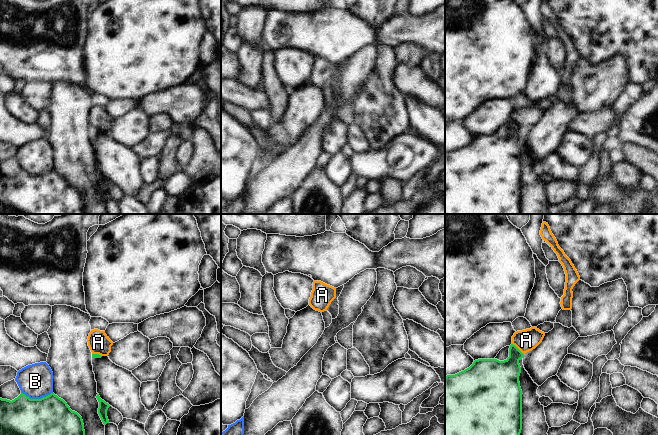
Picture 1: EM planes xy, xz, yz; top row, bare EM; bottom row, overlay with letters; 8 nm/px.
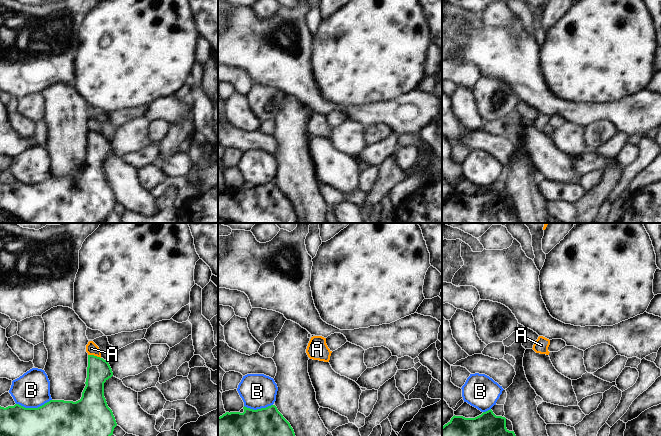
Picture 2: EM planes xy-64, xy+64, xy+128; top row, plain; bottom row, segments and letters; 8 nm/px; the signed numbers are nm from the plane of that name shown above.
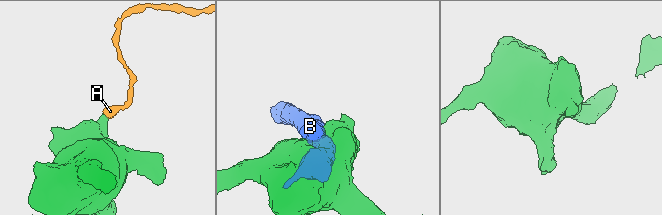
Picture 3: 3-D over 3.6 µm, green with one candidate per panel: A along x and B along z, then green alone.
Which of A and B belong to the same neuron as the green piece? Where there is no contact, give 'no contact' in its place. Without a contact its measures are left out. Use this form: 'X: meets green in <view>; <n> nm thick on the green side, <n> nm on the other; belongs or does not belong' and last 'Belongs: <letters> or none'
A: meets green in yz; 260 nm thick on the green side, 180 nm on the other; does not belong
B: meets green in xy; 500 nm thick on the green side, 280 nm on the other; does not belong
Belongs: none

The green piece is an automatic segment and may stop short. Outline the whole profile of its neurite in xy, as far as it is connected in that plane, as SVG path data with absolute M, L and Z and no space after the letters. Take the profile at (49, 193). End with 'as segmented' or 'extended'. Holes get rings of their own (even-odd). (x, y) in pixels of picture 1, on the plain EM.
M21 169L12 177L0 174L0 214L85 214L85 206L82 193L77 188L72 187L67 179L54 169L41 175L30 175Z; as segmented

